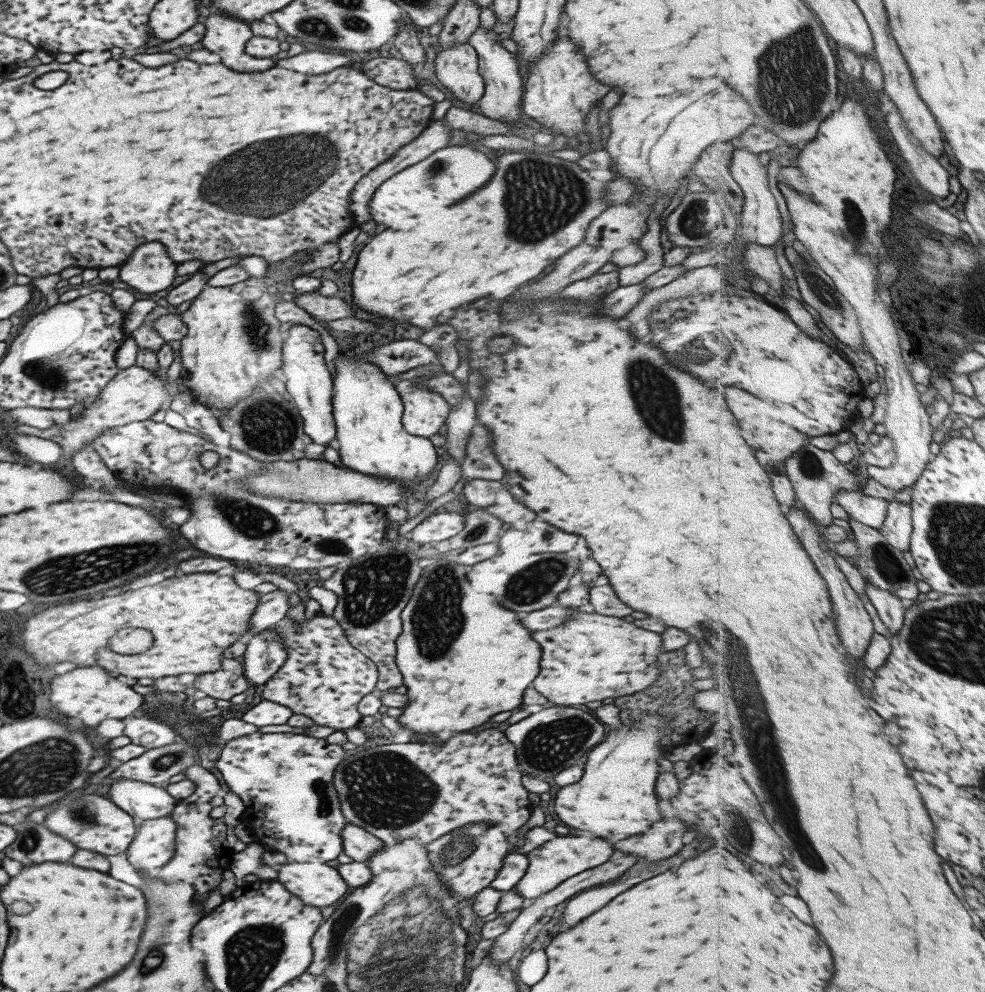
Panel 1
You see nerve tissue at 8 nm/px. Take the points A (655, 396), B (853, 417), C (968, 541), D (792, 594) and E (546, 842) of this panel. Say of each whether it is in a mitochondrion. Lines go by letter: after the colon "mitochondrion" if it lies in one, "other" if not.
A: mitochondrion
B: other
C: mitochondrion
D: other
E: other

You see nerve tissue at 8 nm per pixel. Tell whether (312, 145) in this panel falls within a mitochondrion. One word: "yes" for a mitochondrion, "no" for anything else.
yes

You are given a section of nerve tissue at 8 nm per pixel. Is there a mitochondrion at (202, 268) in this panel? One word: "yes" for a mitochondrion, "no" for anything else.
no

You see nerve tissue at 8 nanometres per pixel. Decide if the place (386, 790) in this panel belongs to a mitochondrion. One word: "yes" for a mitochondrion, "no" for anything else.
yes

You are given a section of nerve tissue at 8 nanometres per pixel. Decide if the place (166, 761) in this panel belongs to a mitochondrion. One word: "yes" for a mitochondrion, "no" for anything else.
yes

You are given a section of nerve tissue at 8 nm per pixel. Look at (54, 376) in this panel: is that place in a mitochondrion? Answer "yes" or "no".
yes

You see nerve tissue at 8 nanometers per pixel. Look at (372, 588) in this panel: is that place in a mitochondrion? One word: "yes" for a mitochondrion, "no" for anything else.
yes

